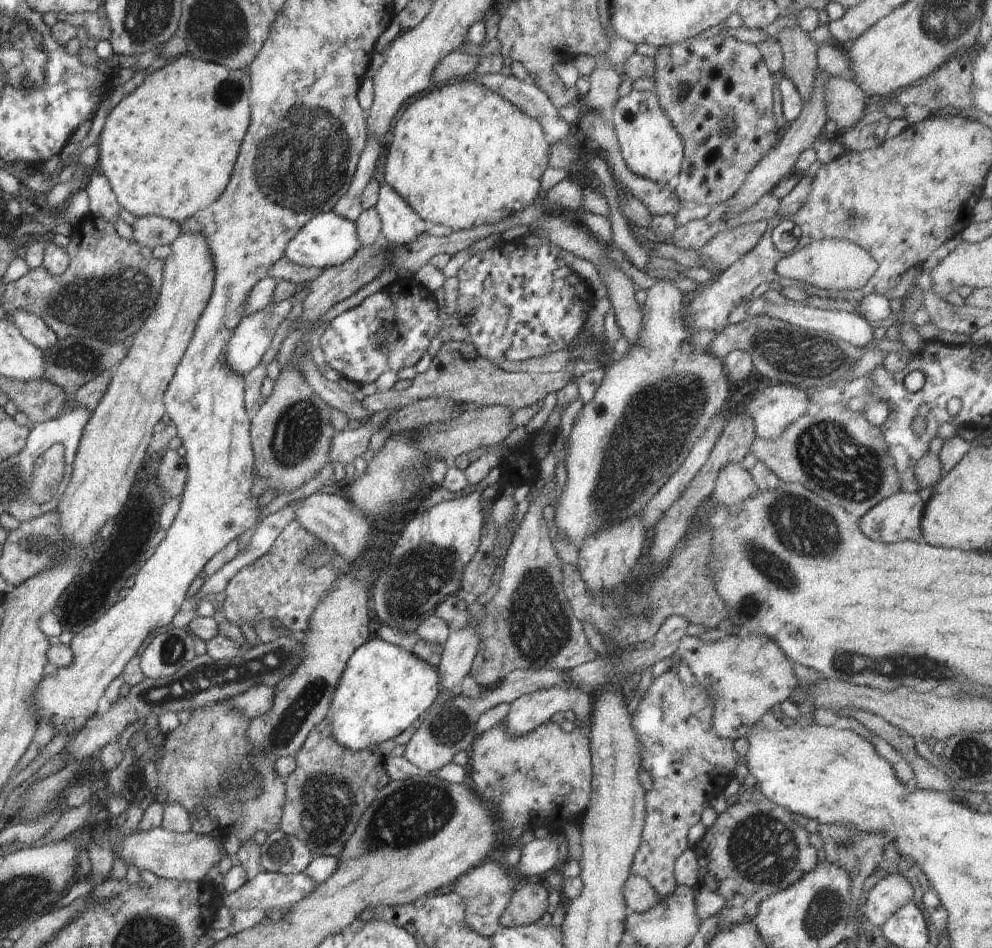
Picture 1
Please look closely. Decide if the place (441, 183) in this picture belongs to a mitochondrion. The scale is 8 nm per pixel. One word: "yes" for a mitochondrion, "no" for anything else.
yes

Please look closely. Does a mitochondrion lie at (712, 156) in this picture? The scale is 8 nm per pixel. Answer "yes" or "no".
no

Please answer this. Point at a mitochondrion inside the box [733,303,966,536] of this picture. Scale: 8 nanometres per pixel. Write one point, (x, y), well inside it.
(832, 456)

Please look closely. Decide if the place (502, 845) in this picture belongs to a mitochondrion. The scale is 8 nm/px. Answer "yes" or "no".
no

